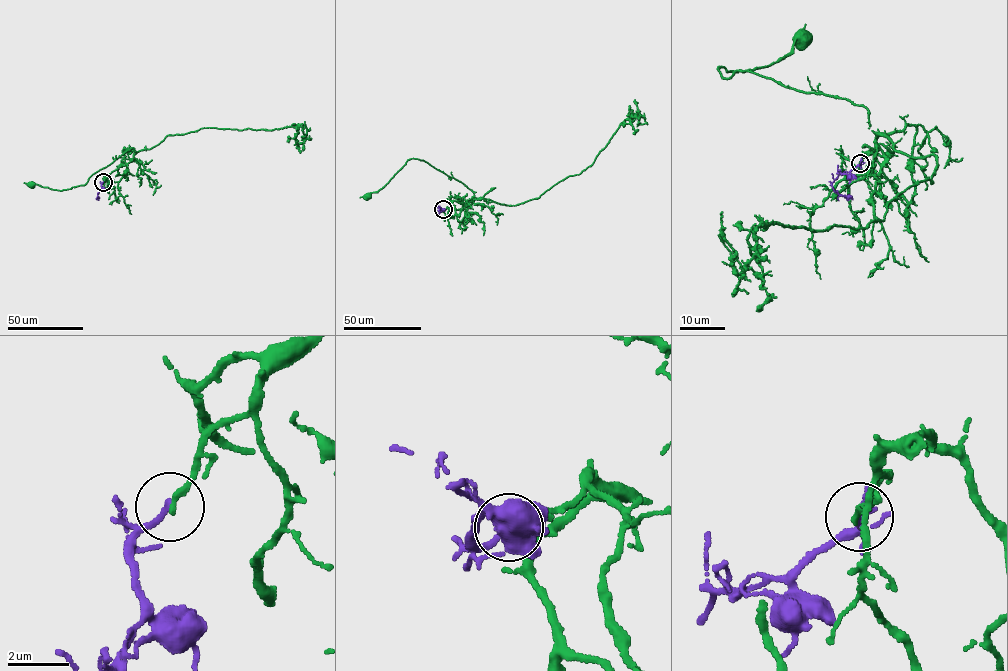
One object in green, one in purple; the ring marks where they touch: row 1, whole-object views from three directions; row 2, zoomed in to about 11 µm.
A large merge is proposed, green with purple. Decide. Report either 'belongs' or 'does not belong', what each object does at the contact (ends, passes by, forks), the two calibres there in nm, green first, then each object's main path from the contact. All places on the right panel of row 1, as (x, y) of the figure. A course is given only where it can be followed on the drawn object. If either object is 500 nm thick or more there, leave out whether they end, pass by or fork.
does not belong | green ends | purple ends | 220/200 nm | green via (860, 163), (891, 152), (874, 151), (865, 106), (719, 71), (767, 66), (802, 39) | purple via (860, 163), (839, 174), (832, 183), (835, 191), (853, 199)

